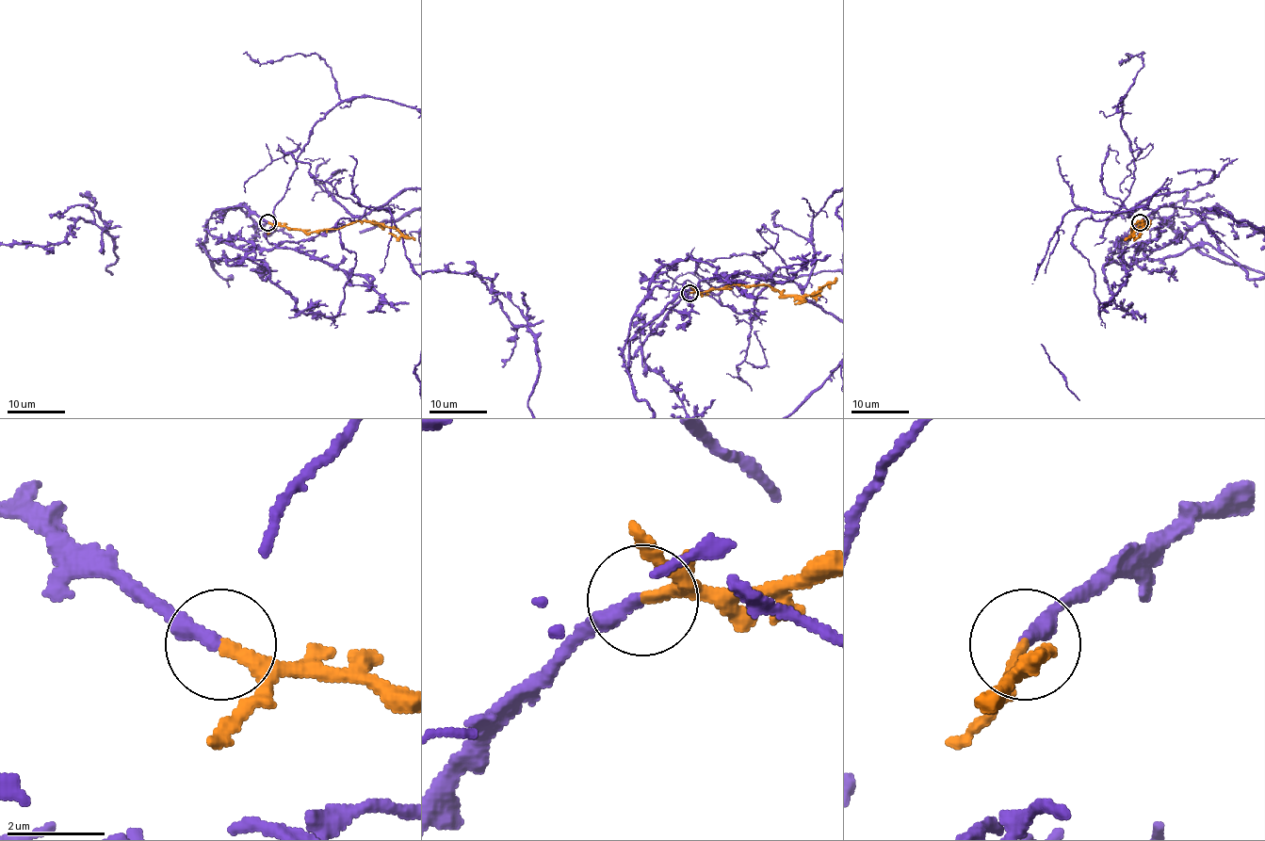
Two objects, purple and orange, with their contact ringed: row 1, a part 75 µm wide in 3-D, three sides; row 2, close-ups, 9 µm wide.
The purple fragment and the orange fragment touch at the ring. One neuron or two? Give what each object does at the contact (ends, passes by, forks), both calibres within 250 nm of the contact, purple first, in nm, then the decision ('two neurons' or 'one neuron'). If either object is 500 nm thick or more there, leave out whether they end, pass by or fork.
purple ends; orange ends; calibres 320 and 240 nm; one neuron

